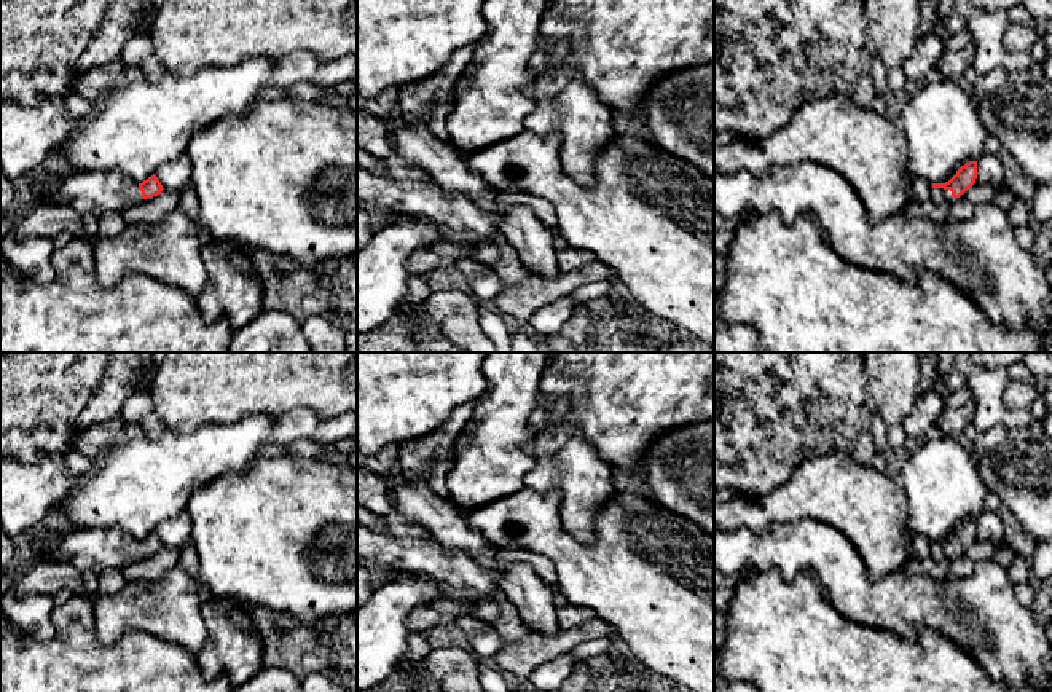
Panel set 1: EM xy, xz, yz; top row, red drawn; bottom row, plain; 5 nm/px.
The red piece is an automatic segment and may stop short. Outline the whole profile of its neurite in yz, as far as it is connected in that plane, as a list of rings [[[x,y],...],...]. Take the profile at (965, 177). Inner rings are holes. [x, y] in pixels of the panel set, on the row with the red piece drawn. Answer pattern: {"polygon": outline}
{"polygon": [[[969,161],[961,166],[956,174],[945,183],[931,183],[931,201],[936,204],[950,202],[969,190],[977,179],[977,161]]]}

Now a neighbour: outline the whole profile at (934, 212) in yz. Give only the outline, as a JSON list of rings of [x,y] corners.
[[[910,199],[901,214],[907,218],[926,218],[932,223],[944,223],[947,222],[948,207],[950,202],[936,204],[931,199],[923,202]]]

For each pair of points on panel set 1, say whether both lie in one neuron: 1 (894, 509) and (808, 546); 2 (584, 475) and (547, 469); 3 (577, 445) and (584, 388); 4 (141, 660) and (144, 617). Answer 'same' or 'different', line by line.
1: different
2: same
3: different
4: different

